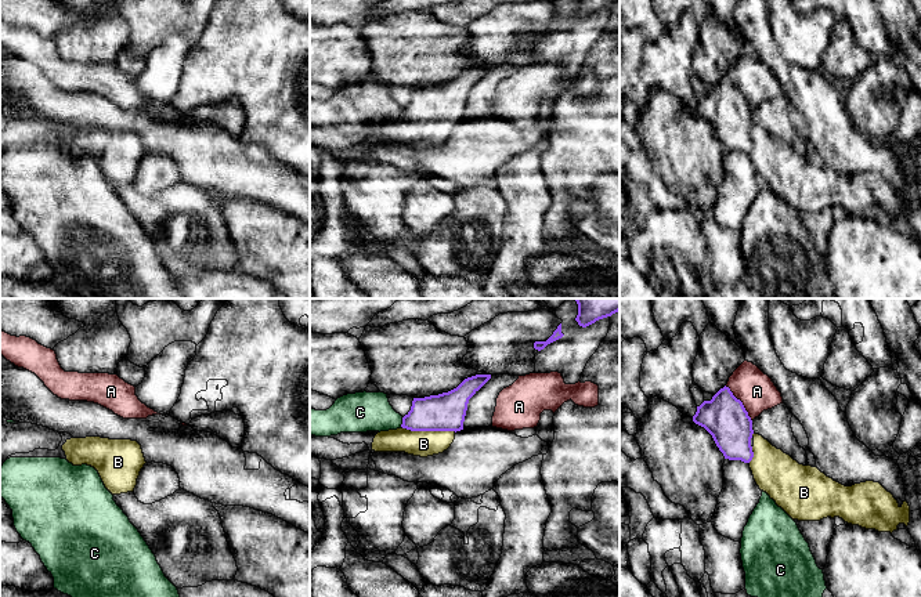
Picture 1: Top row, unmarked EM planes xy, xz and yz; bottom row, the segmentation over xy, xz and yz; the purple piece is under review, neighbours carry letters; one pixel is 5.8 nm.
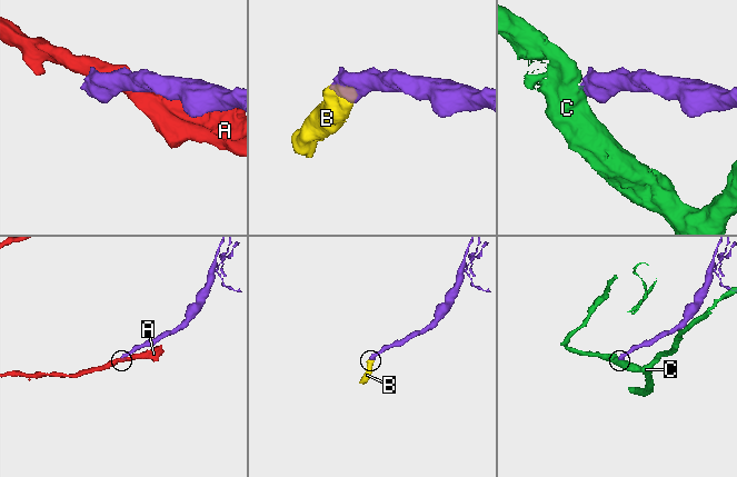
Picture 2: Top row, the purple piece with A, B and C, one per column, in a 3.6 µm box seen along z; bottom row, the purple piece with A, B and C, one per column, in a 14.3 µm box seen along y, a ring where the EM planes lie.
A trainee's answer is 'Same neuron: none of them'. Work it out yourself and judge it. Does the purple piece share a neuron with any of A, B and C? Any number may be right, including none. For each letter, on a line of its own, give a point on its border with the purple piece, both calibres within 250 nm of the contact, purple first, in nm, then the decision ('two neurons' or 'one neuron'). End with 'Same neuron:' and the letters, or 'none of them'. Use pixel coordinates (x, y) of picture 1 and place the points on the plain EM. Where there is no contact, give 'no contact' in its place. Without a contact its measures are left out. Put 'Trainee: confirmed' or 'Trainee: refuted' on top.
Trainee: refuted
A: yz (741, 93) | 260/220 nm | two neurons
B: xz (429, 120) | 220/150 nm | one neuron
C: xz (403, 112) | 220/240 nm | two neurons
Same neuron: B

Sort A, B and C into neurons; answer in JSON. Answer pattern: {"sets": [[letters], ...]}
{"sets": [["A"], ["B"], ["C"]]}

